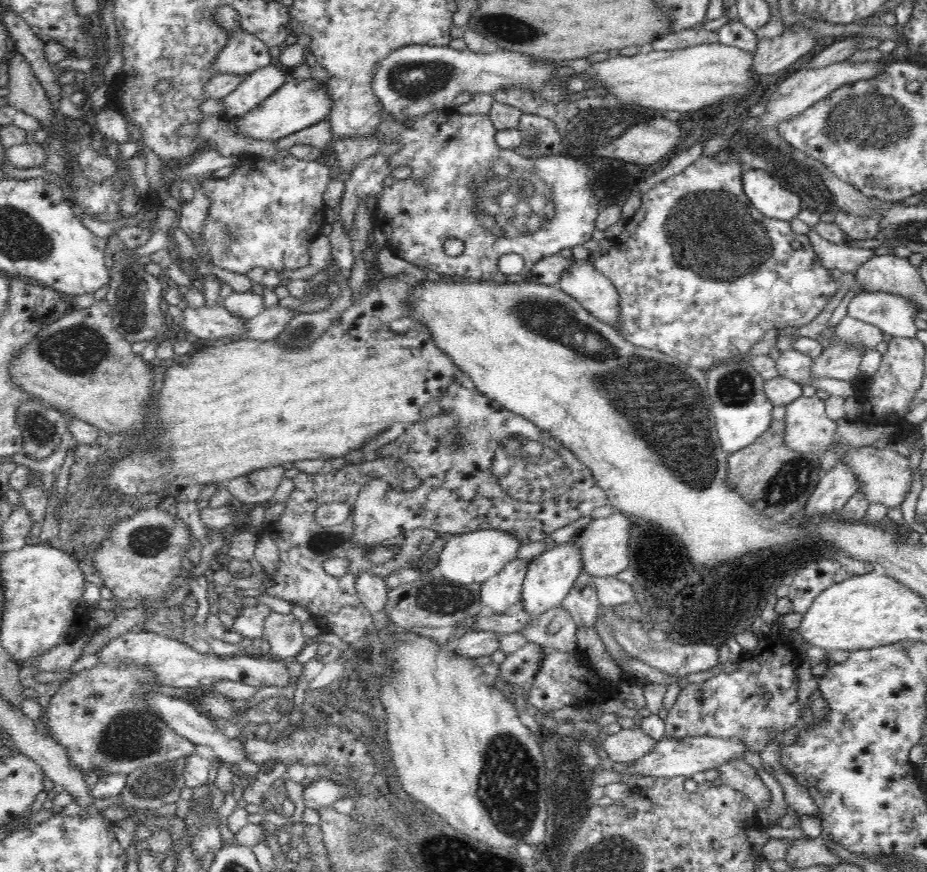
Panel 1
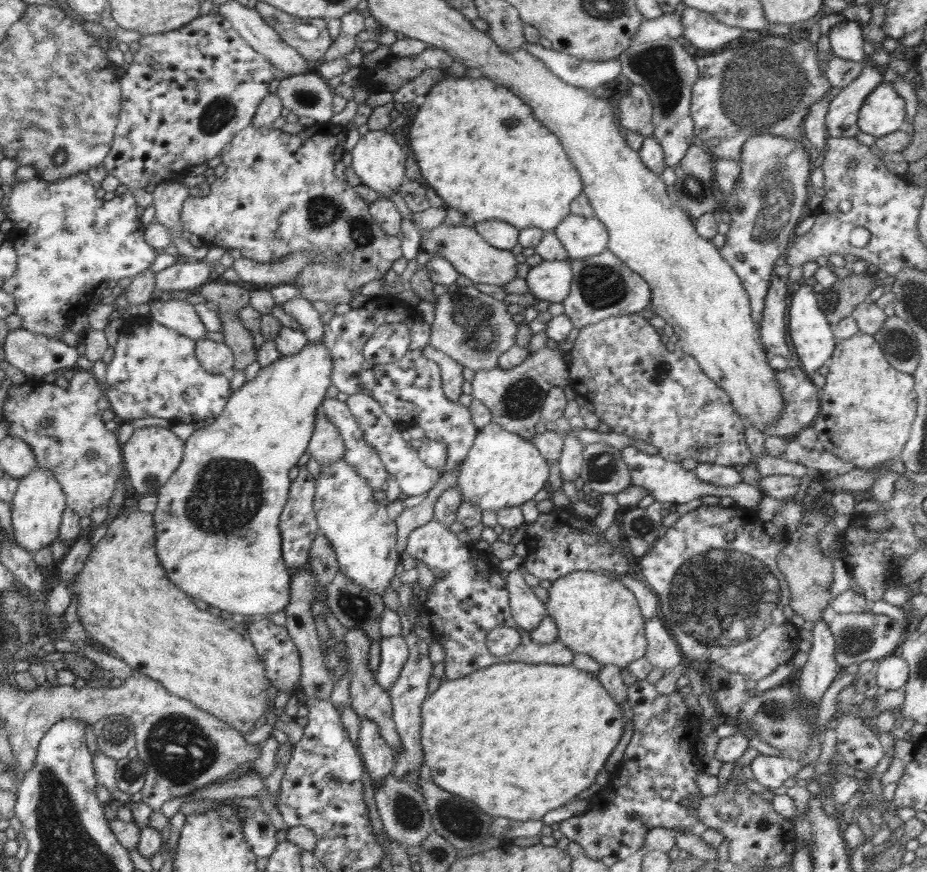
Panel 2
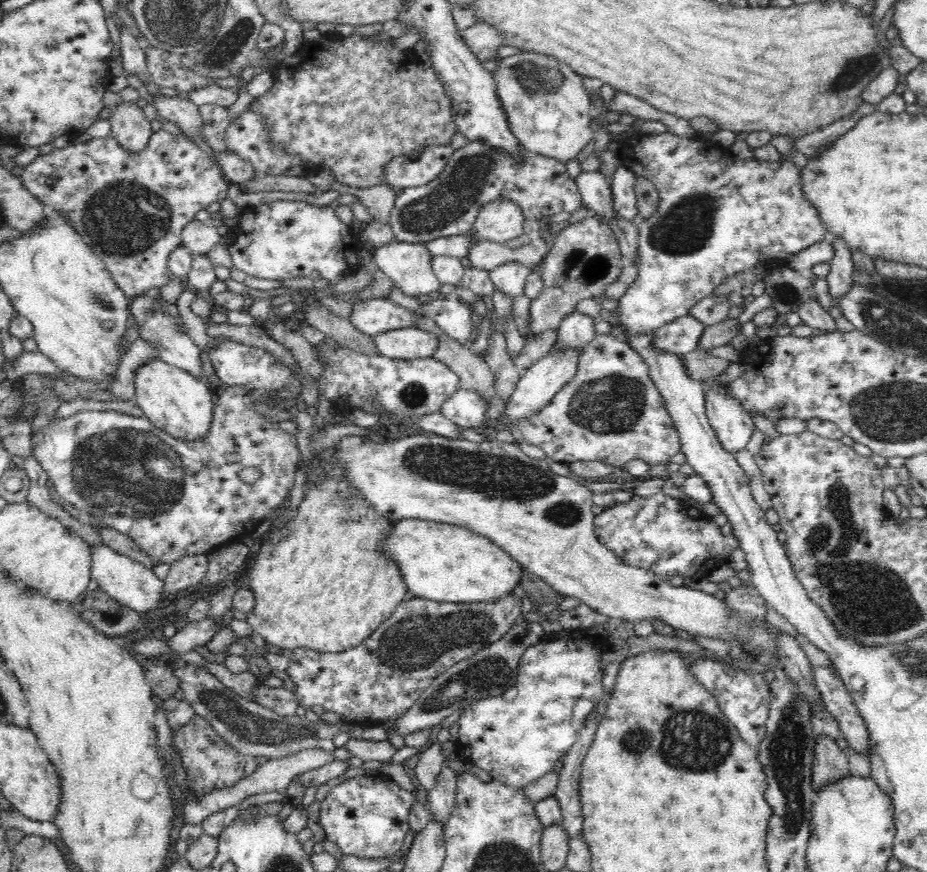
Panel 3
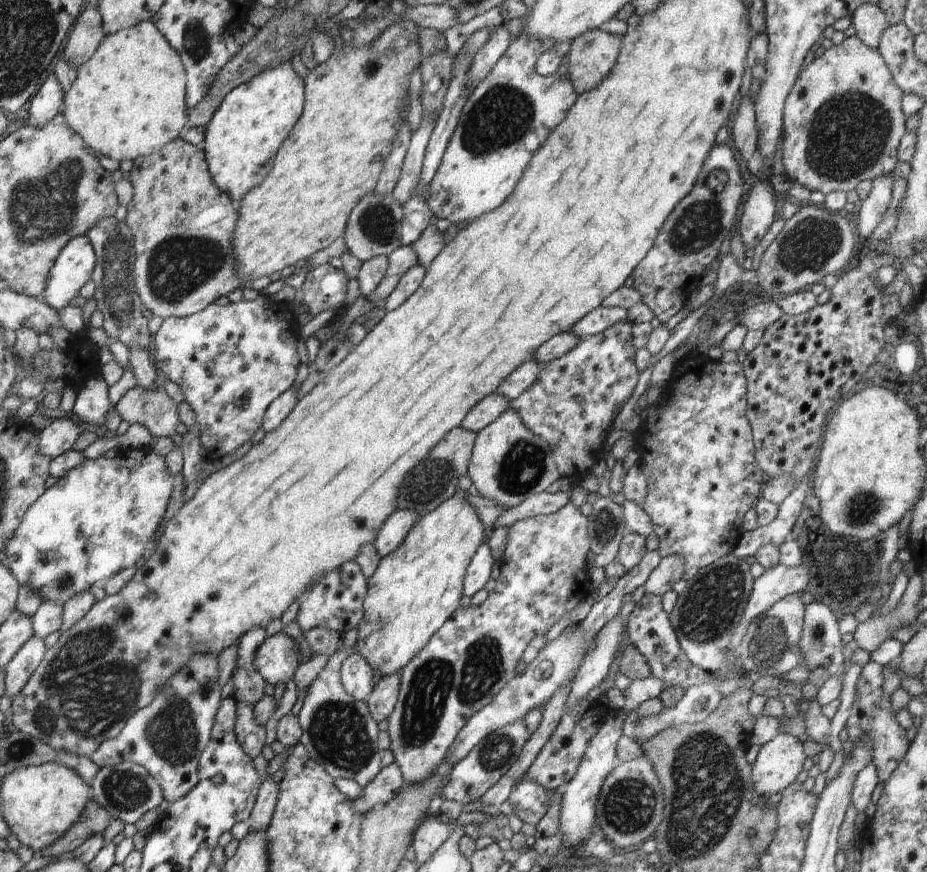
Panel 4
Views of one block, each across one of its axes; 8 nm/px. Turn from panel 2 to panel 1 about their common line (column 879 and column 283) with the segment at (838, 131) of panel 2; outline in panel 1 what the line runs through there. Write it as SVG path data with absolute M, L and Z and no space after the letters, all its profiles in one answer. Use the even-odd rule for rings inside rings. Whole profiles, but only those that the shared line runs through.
M276 62L246 74L242 84L232 94L222 98L225 110L224 120L230 122L254 110L262 100L274 94L289 77L286 69Z

